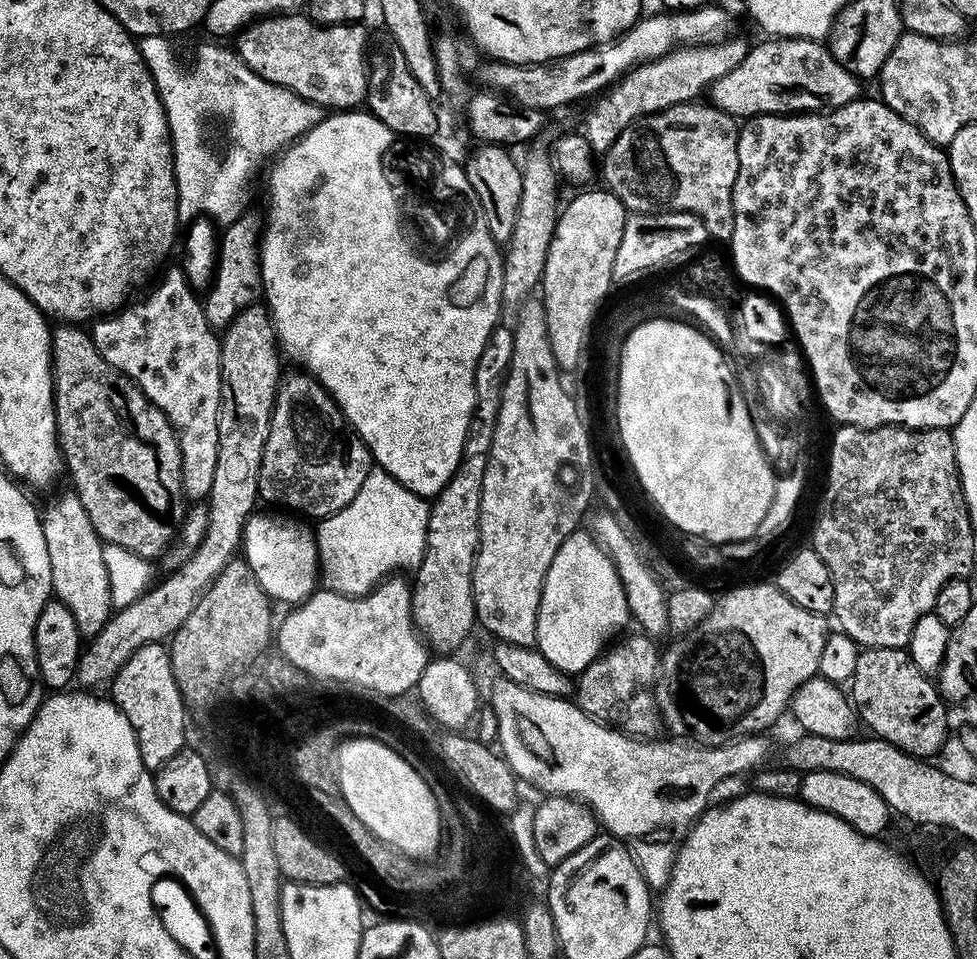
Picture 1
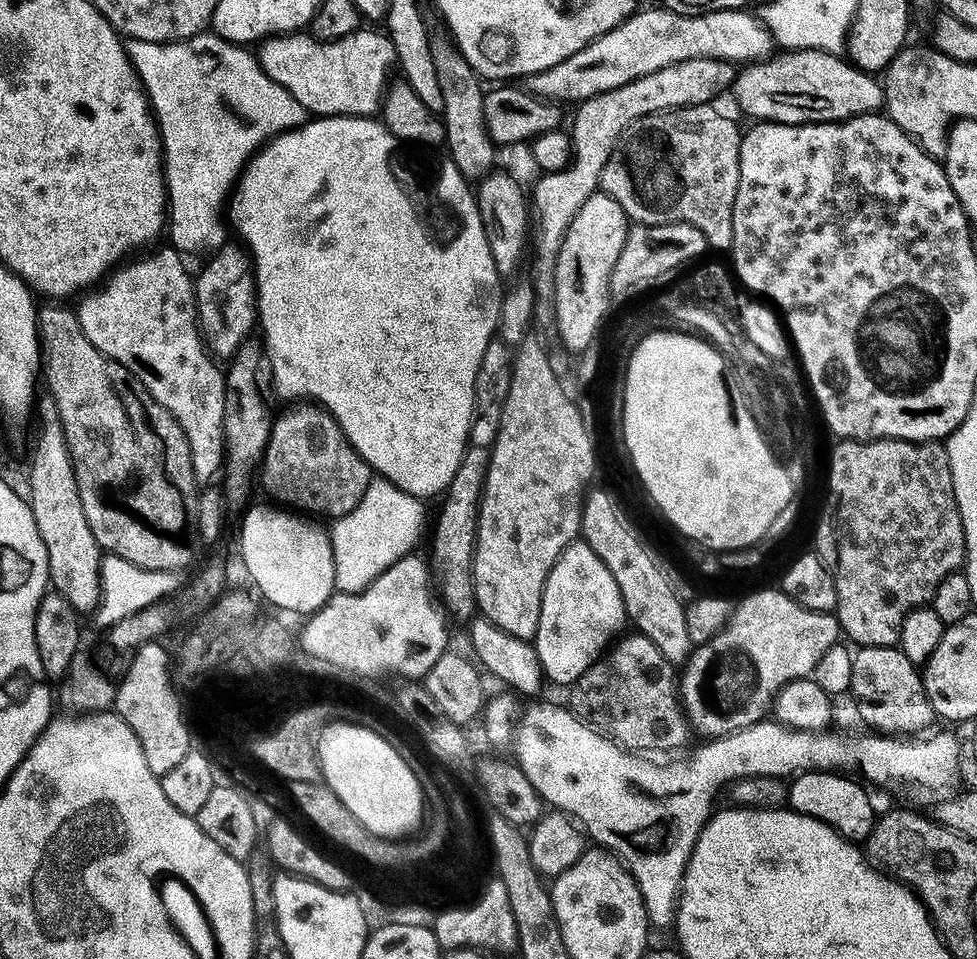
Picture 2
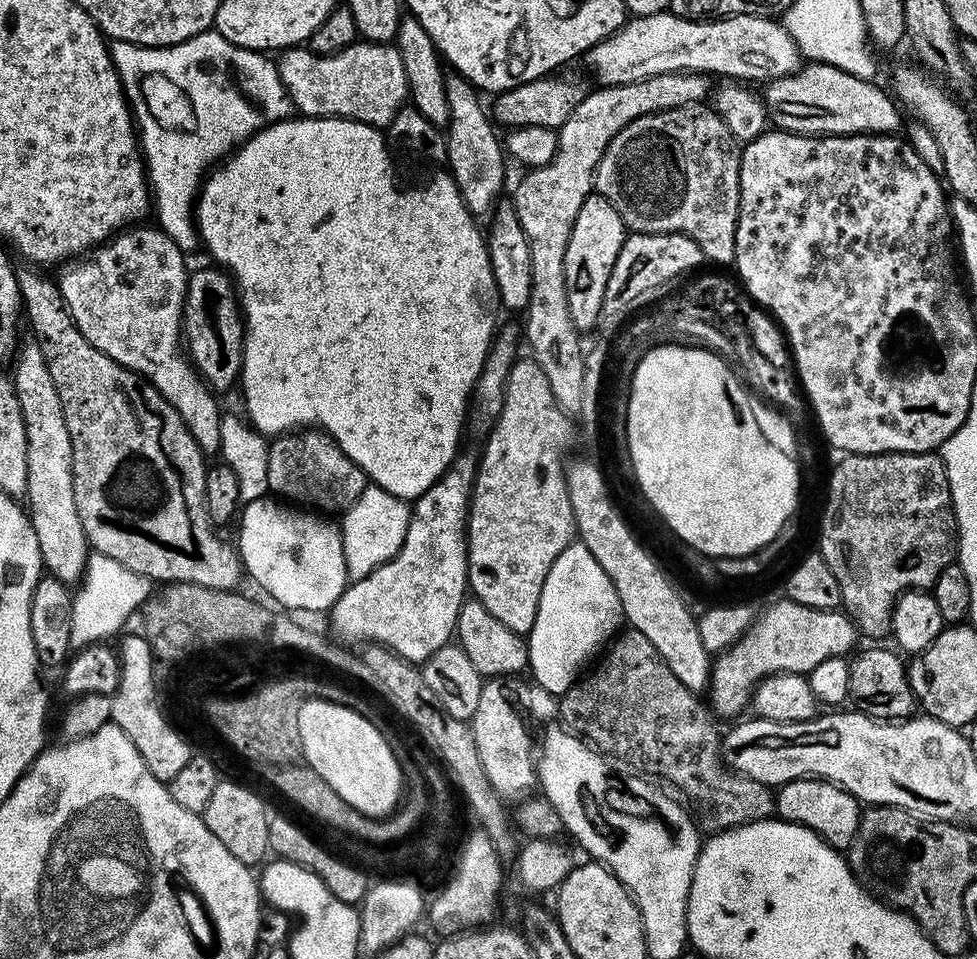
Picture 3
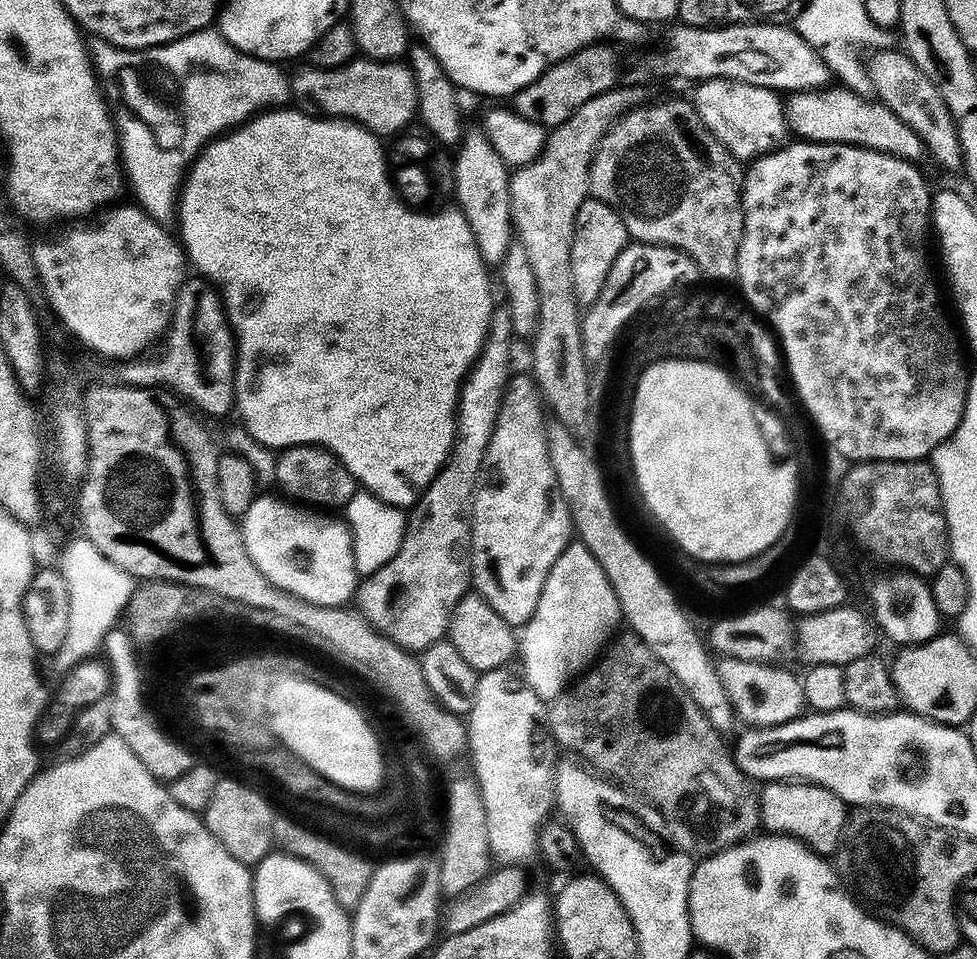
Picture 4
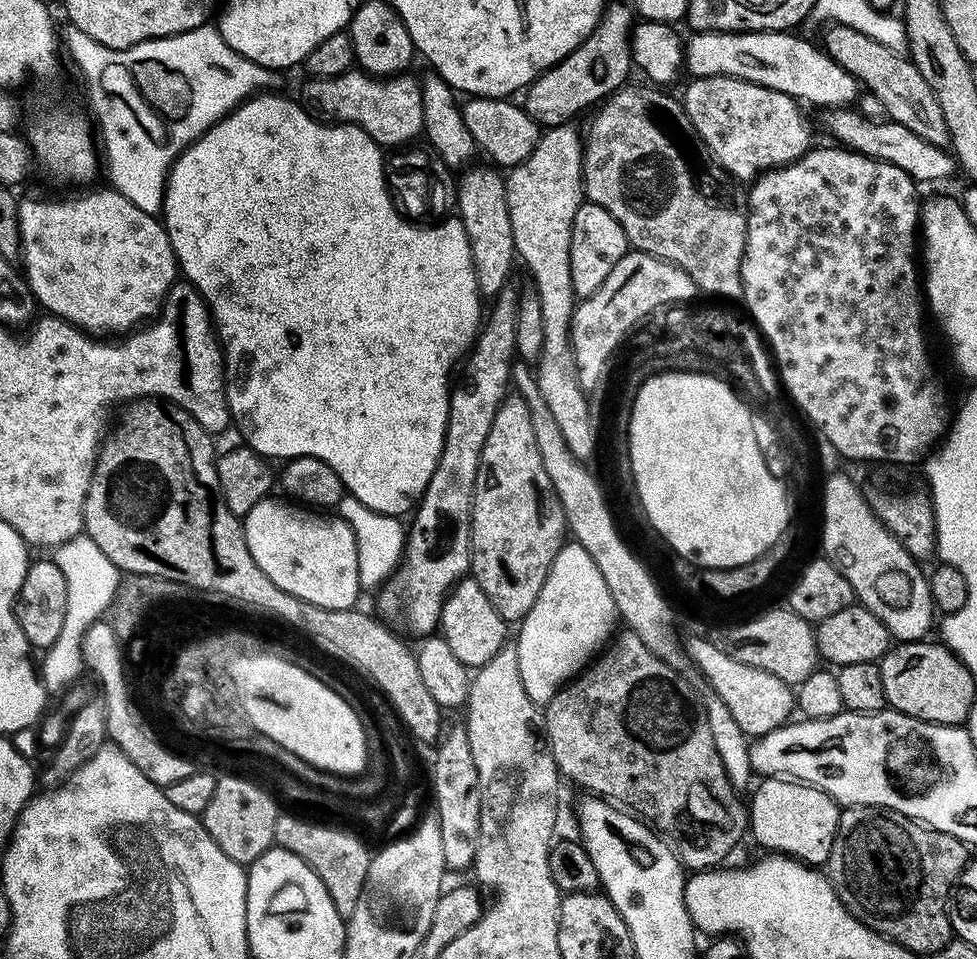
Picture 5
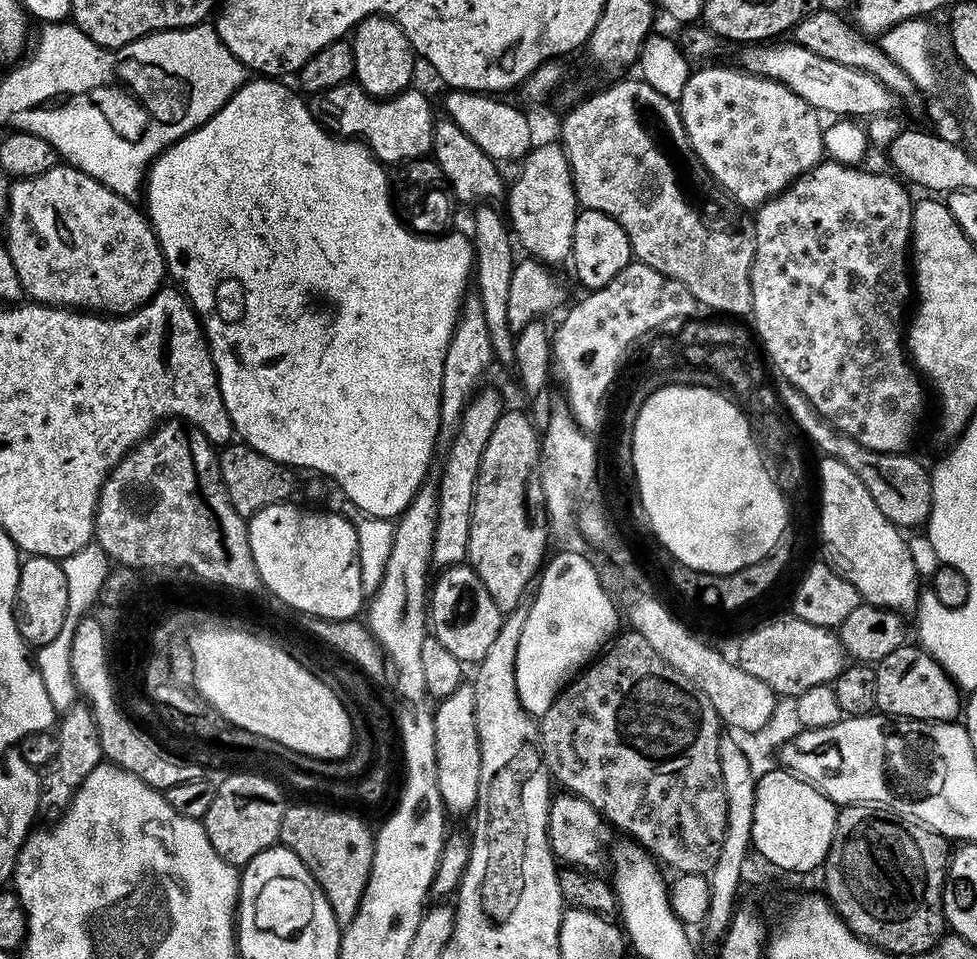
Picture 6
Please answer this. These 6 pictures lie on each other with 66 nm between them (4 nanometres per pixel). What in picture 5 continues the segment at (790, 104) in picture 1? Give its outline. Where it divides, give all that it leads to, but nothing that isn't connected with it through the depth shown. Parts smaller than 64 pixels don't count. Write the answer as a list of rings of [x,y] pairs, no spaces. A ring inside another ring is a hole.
[[[848,106],[825,111],[823,116],[829,134],[836,139],[833,141],[839,142],[845,148],[851,148],[854,152],[861,152],[864,156],[872,156],[876,160],[890,162],[894,166],[906,170],[906,174],[910,174],[912,179],[917,182],[944,180],[952,171],[957,171],[958,164],[947,147],[931,144],[918,138],[918,134],[914,134],[914,130],[906,130],[906,126],[891,122],[875,124],[858,110],[853,110]]]

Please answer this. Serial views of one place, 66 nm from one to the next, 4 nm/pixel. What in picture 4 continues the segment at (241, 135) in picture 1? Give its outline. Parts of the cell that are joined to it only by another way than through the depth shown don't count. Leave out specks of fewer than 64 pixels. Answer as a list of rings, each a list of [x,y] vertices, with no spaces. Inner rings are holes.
[[[216,30],[195,32],[173,44],[136,48],[132,52],[115,48],[105,40],[93,39],[90,55],[114,117],[127,187],[136,195],[135,203],[165,226],[177,219],[180,189],[200,150],[253,116],[287,105],[290,100],[290,76],[280,69],[283,67],[279,63],[261,60],[259,55],[230,46]]]

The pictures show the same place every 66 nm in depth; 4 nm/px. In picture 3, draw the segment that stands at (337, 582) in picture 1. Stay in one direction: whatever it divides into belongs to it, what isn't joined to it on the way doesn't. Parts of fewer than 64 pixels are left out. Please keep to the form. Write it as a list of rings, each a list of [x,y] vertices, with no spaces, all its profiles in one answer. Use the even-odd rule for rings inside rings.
[[[365,486],[360,497],[343,513],[342,531],[340,537],[344,543],[344,557],[348,567],[349,581],[356,581],[366,578],[371,574],[373,568],[379,564],[386,563],[403,546],[410,519],[410,508],[405,501],[400,500],[394,494],[375,486]]]

